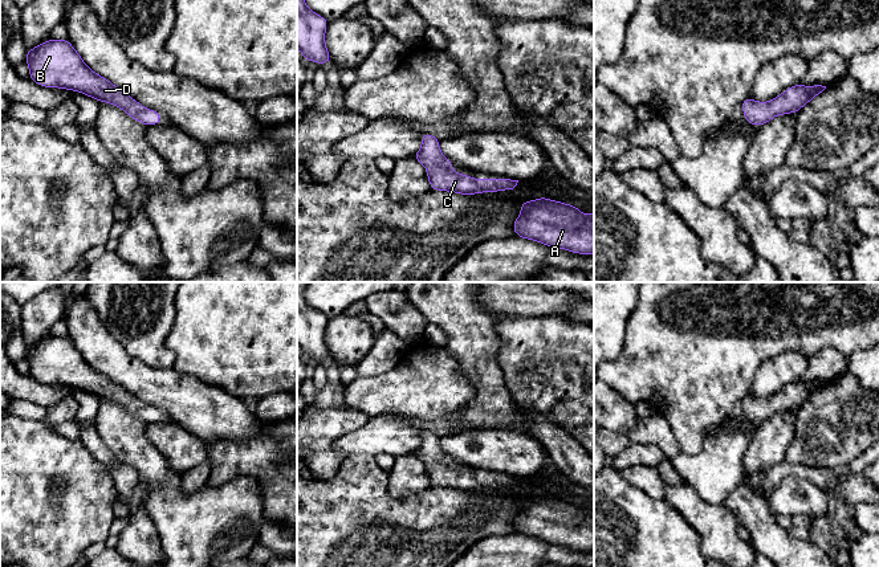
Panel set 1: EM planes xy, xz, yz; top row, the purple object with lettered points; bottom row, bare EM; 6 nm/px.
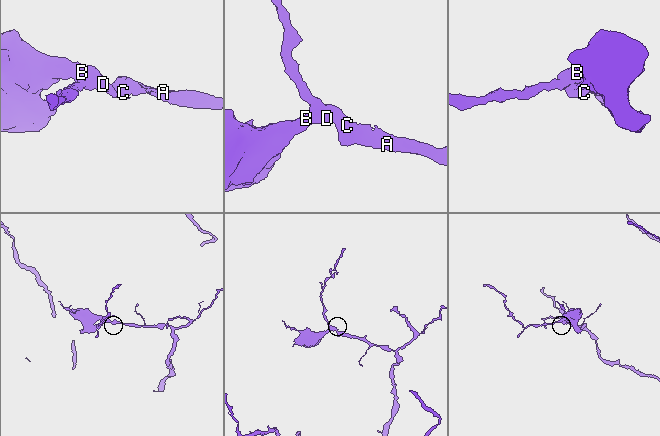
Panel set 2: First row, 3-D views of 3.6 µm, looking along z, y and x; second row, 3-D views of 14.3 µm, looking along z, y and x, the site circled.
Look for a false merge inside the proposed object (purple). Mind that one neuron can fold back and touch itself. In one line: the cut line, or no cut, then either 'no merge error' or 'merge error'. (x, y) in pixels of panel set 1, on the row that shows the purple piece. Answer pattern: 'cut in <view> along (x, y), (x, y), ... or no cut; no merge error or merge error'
no cut; no merge error

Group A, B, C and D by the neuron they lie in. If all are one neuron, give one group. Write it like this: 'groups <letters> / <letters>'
groups A B C D

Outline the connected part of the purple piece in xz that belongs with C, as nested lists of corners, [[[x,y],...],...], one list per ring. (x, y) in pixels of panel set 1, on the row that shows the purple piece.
[[[423,134],[420,150],[412,155],[426,167],[430,187],[434,191],[456,192],[460,195],[476,195],[481,192],[497,192],[513,189],[518,180],[513,179],[472,179],[471,176],[451,171],[453,162],[445,159],[439,148],[439,139],[431,134]]]

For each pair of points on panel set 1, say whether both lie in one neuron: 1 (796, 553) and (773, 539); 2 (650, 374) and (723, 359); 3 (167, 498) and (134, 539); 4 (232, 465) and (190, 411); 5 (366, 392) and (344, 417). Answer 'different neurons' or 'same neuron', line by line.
1: same neuron
2: same neuron
3: different neurons
4: different neurons
5: different neurons

